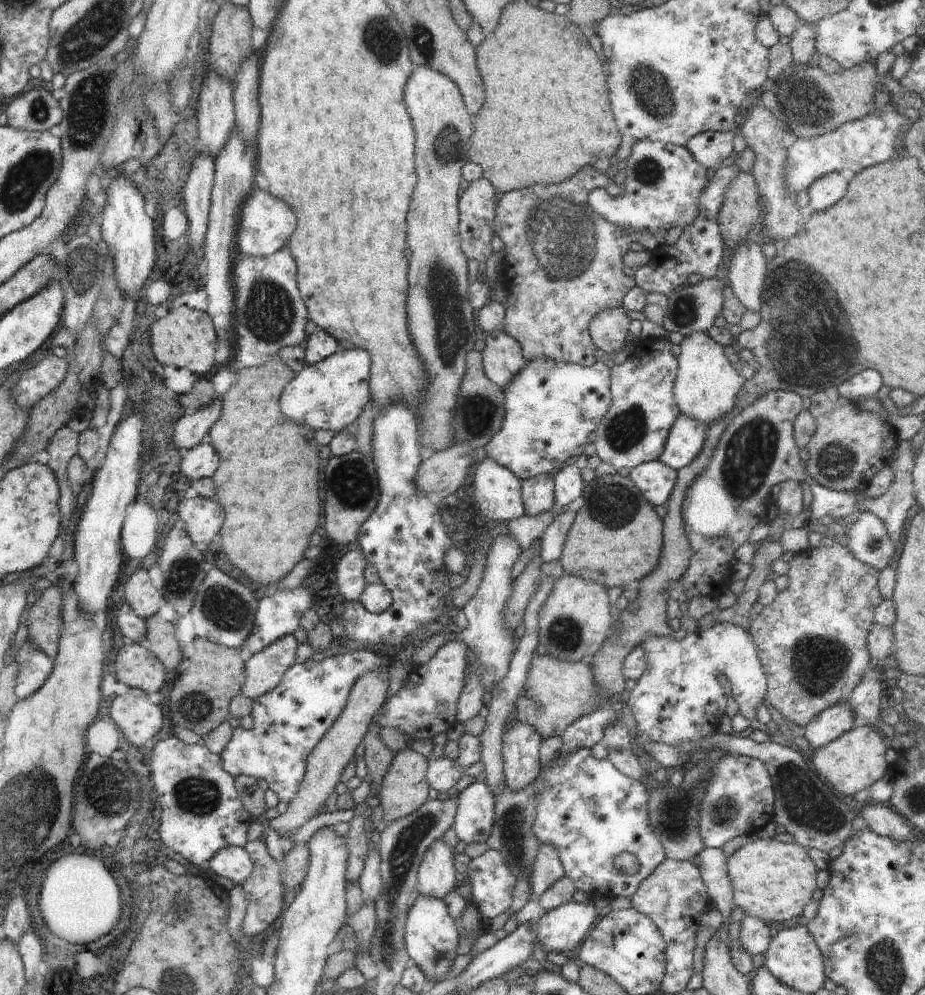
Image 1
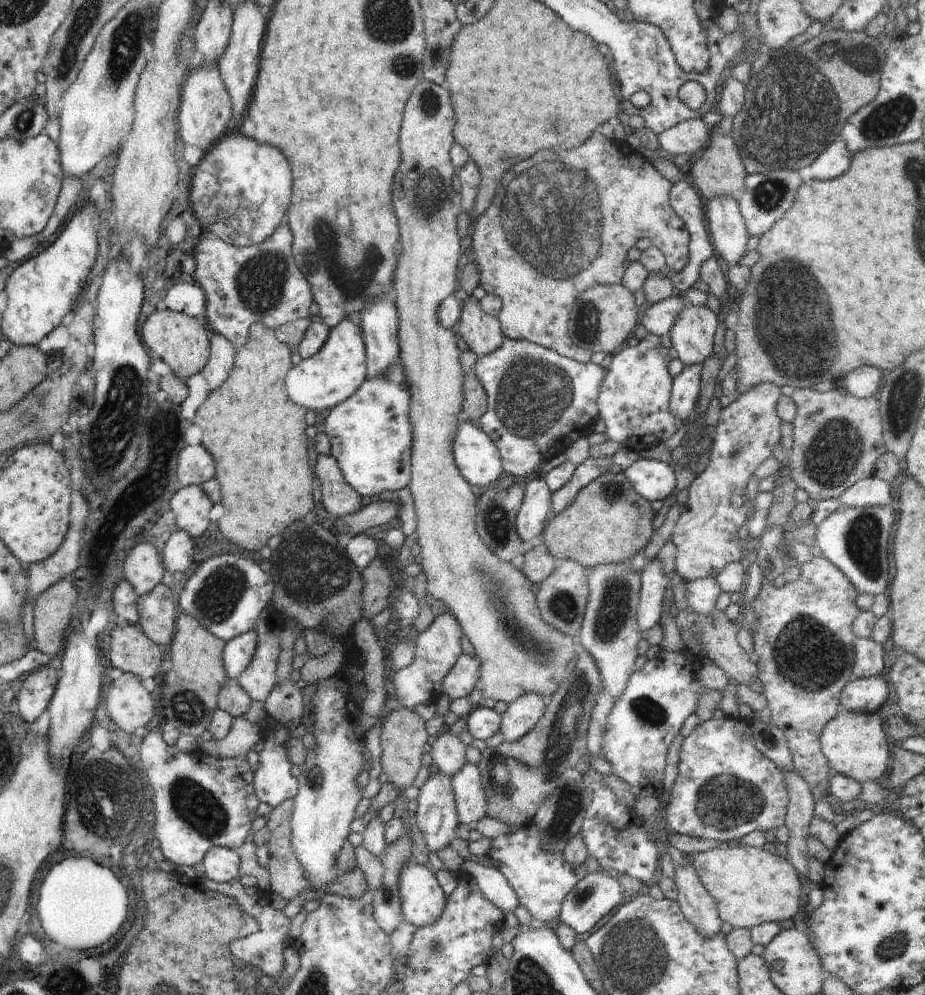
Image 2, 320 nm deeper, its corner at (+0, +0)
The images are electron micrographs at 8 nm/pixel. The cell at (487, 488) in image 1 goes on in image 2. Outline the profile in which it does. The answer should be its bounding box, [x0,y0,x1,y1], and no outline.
[453,415,504,489]

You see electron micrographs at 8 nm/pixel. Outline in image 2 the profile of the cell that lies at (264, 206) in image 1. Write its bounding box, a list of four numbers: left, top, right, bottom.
[189,130,292,247]

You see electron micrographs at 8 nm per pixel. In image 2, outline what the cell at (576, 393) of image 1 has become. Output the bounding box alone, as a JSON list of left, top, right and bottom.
[475,337,605,481]

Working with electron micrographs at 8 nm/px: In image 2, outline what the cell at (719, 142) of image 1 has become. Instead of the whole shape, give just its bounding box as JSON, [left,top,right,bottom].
[657,119,711,158]

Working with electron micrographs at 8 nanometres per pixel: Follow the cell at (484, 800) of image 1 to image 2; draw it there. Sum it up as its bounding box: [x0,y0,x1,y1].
[451,763,487,824]

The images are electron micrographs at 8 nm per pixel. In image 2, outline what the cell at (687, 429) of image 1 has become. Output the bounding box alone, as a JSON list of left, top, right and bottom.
[670,363,702,422]

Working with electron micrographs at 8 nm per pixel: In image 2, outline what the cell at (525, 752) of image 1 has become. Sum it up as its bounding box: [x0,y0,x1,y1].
[500,692,549,742]

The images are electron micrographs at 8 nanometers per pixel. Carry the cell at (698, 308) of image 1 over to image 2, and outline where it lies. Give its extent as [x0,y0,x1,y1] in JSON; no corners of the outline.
[639,293,687,340]

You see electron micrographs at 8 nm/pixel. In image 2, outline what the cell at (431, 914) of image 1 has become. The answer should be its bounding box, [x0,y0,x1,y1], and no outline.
[399,859,447,927]

